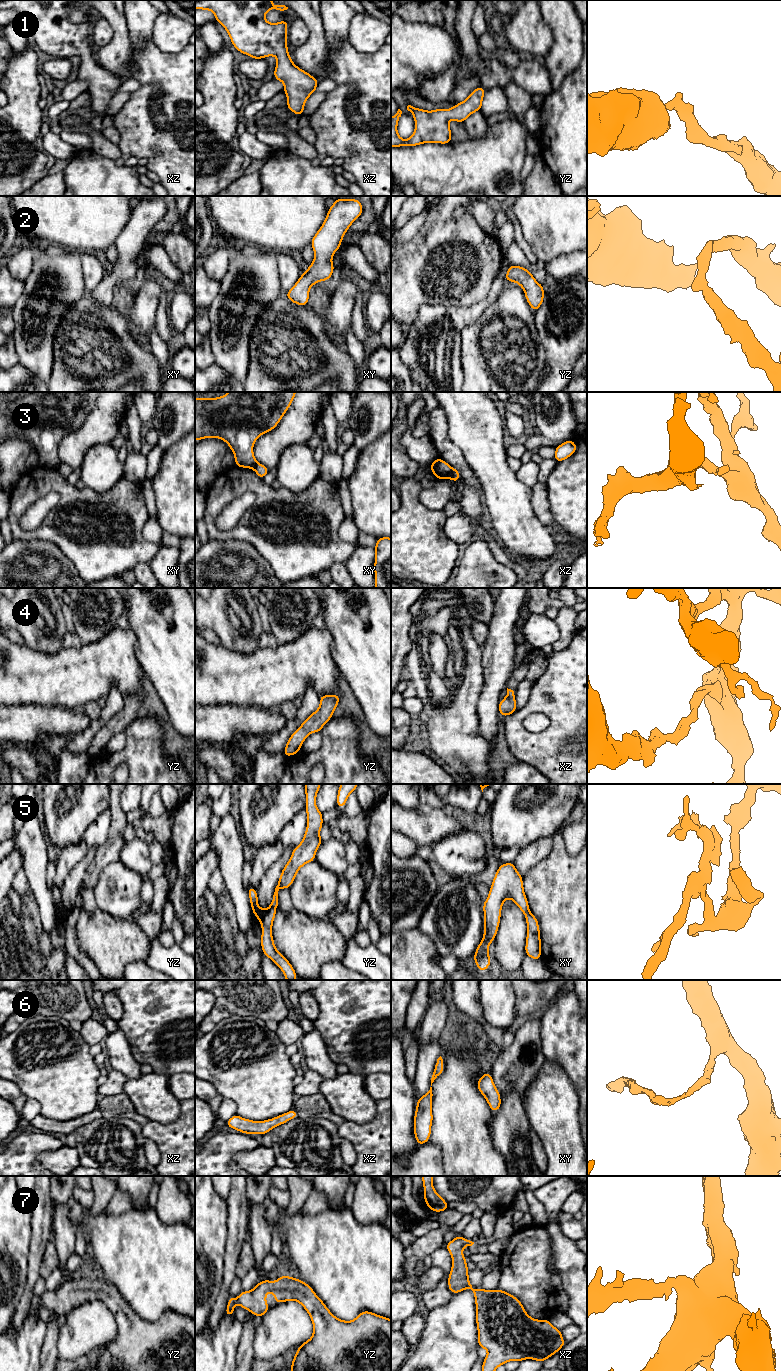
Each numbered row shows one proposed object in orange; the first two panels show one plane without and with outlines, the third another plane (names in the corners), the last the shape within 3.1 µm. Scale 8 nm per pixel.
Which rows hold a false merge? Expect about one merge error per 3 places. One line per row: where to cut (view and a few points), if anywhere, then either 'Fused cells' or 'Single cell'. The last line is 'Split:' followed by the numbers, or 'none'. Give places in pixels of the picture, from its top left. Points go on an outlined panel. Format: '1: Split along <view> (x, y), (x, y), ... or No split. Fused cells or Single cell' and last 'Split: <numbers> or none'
1: No split. Single cell
2: No split. Single cell
3: Split along xz (452, 468), (450, 477). Fused cells
4: No split. Single cell
5: Split along yz (274, 907), (264, 915), (261, 922). Fused cells
6: No split. Single cell
7: No split. Single cell
Split: 3, 5

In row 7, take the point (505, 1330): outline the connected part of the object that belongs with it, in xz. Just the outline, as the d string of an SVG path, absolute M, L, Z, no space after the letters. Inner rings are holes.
M457 1235L445 1247L452 1256L452 1268L448 1276L448 1288L452 1294L459 1293L465 1289L471 1289L474 1293L476 1304L476 1324L478 1330L478 1347L488 1351L482 1363L482 1371L495 1371L499 1366L509 1361L523 1361L532 1359L544 1362L553 1356L565 1345L561 1330L555 1328L549 1321L537 1320L530 1317L521 1301L515 1296L497 1288L489 1291L473 1289L469 1281L467 1261L461 1252L474 1242Z

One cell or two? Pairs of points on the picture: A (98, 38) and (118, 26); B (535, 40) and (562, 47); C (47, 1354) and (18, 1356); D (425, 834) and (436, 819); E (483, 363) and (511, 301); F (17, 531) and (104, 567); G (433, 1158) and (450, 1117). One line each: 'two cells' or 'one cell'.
A: two cells
B: two cells
C: two cells
D: one cell
E: one cell
F: one cell
G: two cells

